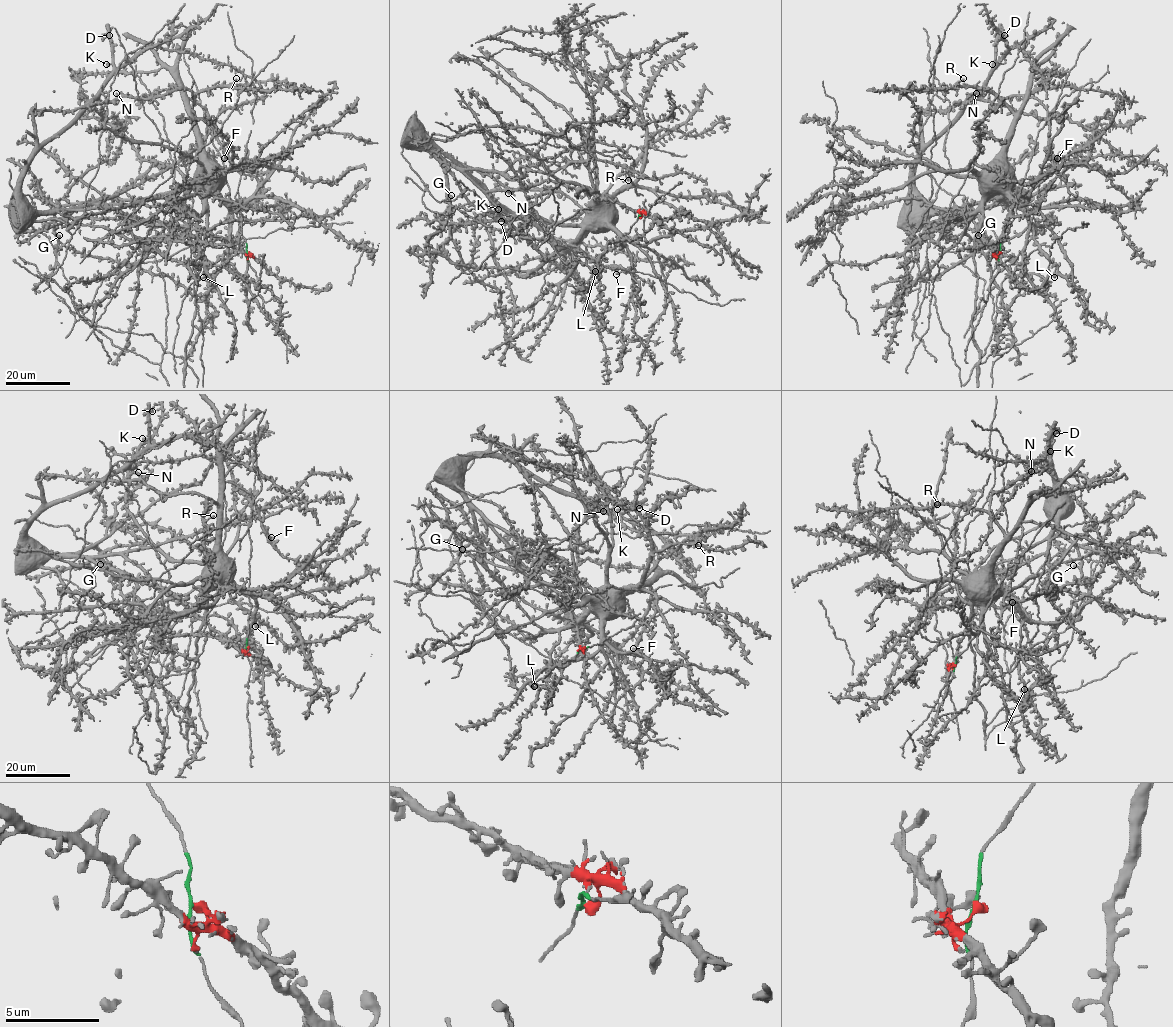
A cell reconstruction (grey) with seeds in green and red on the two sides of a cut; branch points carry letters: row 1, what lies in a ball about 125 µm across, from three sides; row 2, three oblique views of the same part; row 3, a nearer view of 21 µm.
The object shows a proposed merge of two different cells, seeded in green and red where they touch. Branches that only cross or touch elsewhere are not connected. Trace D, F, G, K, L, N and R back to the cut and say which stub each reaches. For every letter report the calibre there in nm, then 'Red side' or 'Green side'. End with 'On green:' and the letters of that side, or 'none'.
D: Thickness 200 nm. Red side
F: Thickness 460 nm. Green side
G: Thickness 480 nm. Red side
K: Thickness 500 nm. Red side
L: Thickness 320 nm. Green side
N: Thickness 280 nm. Green side
R: Thickness 320 nm. Green side
On green: F, L, N, R

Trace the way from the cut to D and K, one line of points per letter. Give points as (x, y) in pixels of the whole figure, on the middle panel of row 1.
D: (639, 217), (557, 181), (484, 190), (412, 131), (447, 153), (505, 210), (500, 221)
K: (639, 217), (557, 181), (484, 190), (412, 131), (447, 153), (505, 210), (498, 209)

